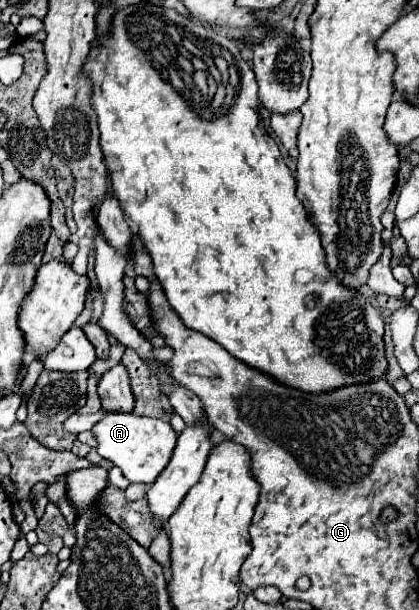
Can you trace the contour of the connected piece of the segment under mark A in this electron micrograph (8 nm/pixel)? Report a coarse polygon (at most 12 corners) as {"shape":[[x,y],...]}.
{"shape":[[104,413],[98,455],[150,485],[178,435],[164,419]]}

